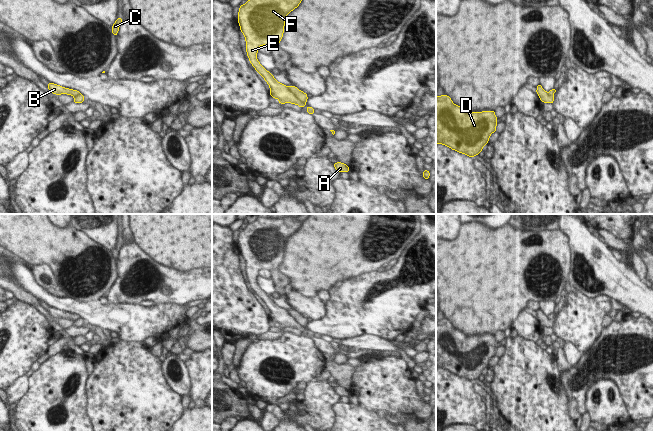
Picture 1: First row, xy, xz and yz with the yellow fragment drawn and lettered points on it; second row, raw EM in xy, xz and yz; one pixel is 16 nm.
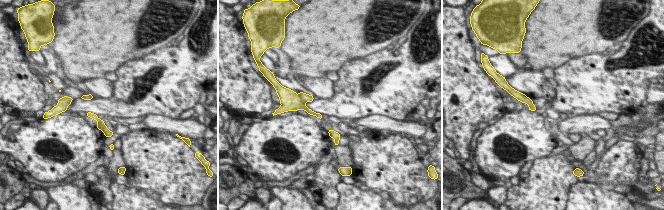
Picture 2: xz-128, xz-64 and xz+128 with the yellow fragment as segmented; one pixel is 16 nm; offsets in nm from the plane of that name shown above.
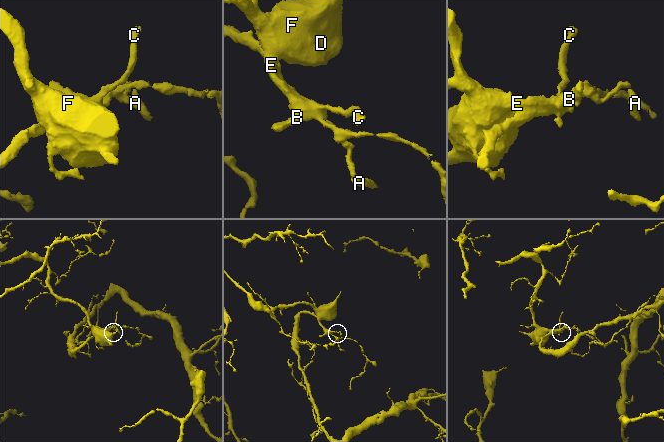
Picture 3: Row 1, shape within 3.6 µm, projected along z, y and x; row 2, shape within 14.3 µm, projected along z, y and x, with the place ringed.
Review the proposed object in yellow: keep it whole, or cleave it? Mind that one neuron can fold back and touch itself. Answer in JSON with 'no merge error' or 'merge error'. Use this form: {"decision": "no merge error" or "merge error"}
{"decision": "merge error"}

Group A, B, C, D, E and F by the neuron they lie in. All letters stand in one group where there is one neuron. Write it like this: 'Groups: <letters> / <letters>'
Groups: A C / B D E F

